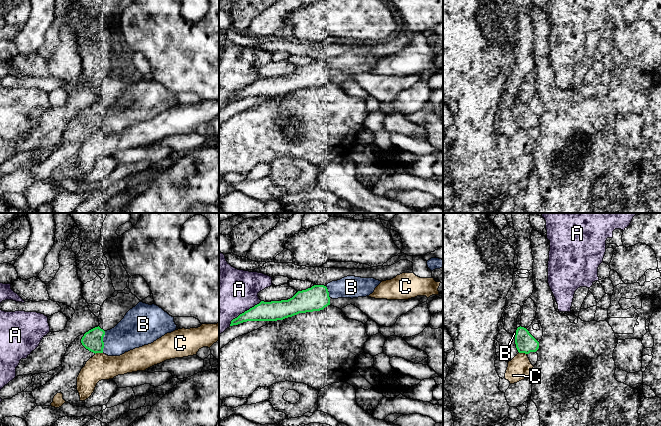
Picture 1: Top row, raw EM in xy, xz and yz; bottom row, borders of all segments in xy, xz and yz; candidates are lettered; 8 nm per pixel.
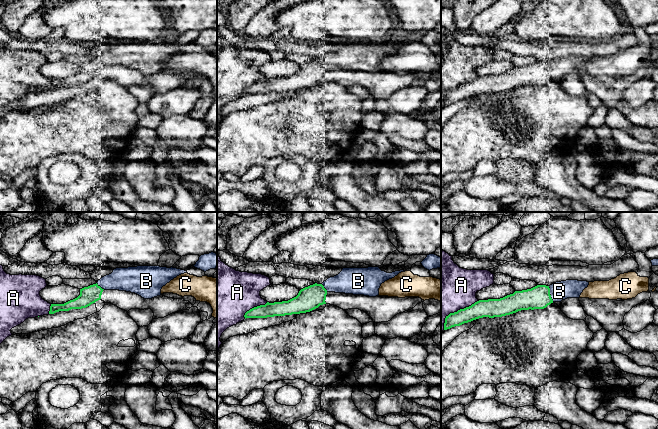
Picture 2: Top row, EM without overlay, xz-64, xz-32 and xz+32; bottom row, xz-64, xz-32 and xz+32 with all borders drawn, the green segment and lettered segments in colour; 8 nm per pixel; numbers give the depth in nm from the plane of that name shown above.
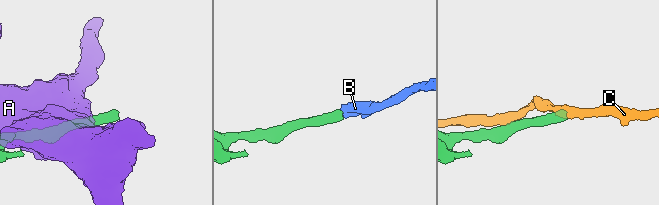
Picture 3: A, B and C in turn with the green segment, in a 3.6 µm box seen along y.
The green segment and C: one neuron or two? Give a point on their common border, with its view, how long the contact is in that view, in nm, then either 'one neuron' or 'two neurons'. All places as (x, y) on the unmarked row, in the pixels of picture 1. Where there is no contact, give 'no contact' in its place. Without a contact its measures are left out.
meets green in xy at (98, 128); contact 70 nm long; two neurons

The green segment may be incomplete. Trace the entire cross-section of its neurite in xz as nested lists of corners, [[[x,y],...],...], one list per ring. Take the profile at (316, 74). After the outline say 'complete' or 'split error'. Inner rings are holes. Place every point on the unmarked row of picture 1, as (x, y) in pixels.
[[[347,52],[332,57],[326,62],[314,61],[298,67],[292,74],[281,77],[264,78],[240,90],[230,102],[247,97],[277,97],[299,89],[323,86],[330,81],[330,75],[358,74],[372,70],[381,57],[374,54]]]; split error

